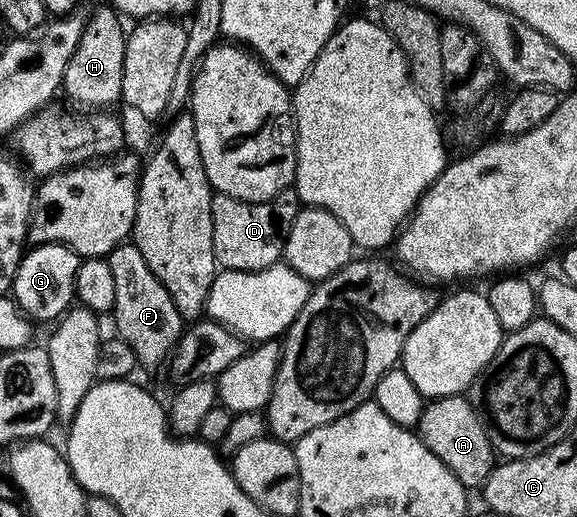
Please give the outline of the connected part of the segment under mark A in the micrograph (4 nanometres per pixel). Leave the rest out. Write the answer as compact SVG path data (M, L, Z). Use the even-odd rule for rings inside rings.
M464 394L429 399L418 425L420 440L428 447L430 454L442 458L444 465L454 474L454 478L458 478L458 482L462 482L466 490L480 490L498 463L498 452L488 432L489 425Z

